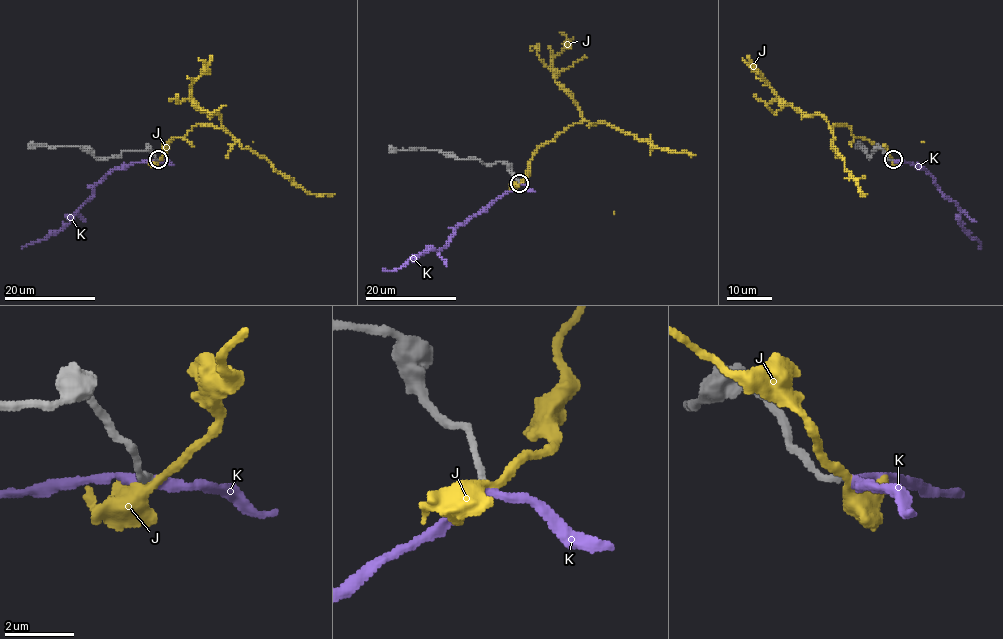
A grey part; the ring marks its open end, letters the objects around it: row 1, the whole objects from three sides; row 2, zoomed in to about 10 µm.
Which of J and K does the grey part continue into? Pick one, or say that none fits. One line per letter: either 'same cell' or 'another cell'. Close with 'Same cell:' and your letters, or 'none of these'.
J: another cell
K: same cell
Same cell: K

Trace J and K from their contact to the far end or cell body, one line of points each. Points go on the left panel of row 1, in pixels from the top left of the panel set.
J: (157, 160), (173, 138), (182, 138), (197, 124), (210, 125), (226, 130), (243, 148), (290, 177), (252, 141)
K: (157, 159), (133, 161), (112, 169), (93, 188), (93, 193), (74, 217), (46, 237), (21, 248)

